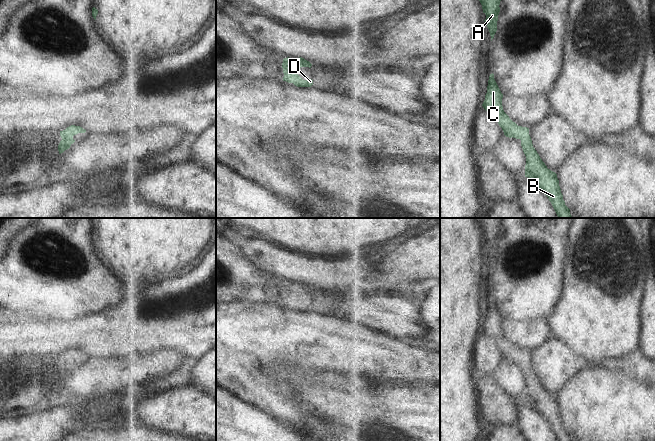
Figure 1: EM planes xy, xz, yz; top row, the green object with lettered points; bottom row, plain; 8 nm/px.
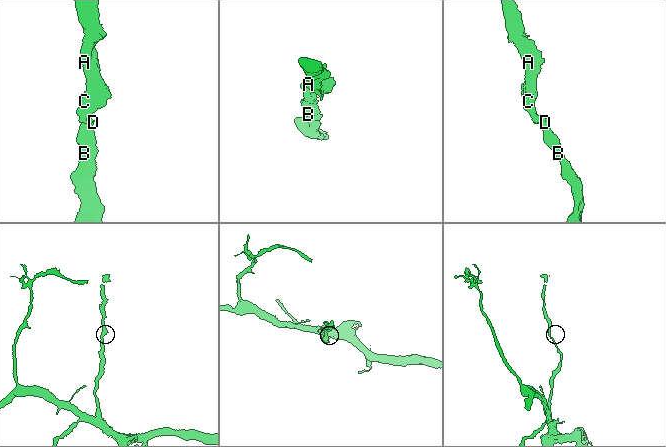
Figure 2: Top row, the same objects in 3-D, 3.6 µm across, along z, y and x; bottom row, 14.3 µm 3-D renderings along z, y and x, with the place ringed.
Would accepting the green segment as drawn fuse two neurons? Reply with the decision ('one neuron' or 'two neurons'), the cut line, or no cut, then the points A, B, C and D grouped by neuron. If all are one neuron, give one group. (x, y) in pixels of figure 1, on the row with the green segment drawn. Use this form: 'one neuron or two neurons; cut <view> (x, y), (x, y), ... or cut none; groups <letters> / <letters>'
one neuron; cut none; groups A B C D

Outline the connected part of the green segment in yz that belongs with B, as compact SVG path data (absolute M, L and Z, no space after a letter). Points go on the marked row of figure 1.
M492 73L489 76L483 108L497 120L506 137L521 140L521 146L526 156L525 177L531 179L545 193L558 218L572 218L570 209L563 200L557 174L547 168L533 147L529 128L518 126L504 112L502 98L503 94Z

